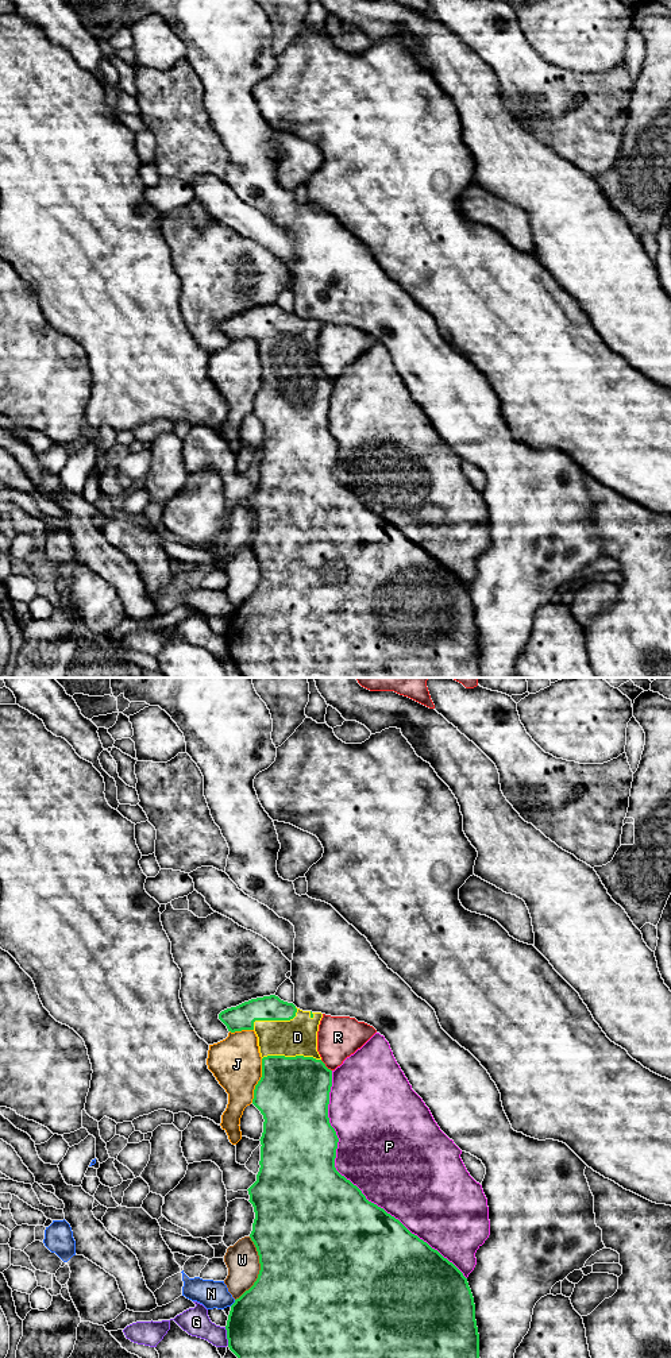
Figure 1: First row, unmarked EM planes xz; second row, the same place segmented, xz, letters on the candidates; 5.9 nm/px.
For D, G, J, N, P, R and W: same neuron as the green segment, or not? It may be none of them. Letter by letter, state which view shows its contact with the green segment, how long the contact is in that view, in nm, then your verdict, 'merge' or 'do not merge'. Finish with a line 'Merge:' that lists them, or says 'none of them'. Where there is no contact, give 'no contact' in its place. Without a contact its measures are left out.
D: contact in xz; length 360 nm; merge
G: contact in xz; length 110 nm; do not merge
J: contact in xz; length 280 nm; do not merge
N: contact in xz; length 50 nm; do not merge
P: contact in xz; length 1500 nm; do not merge
R: contact in xz; length 100 nm; do not merge
W: contact in xz; length 400 nm; do not merge
Merge: D

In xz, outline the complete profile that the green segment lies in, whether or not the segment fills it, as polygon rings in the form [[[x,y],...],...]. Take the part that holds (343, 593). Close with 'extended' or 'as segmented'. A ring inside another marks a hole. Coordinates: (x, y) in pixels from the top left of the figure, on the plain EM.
[[[275,304],[244,310],[219,323],[228,340],[254,339],[262,366],[262,386],[255,394],[252,413],[263,424],[261,445],[261,470],[257,490],[247,498],[255,528],[250,543],[261,579],[254,594],[231,614],[227,629],[230,659],[243,678],[485,678],[479,667],[479,643],[475,629],[475,613],[467,587],[437,559],[412,543],[398,528],[369,510],[362,499],[342,485],[335,477],[339,447],[329,432],[328,413],[332,396],[332,379],[325,375],[317,360],[317,340],[321,321],[302,320],[293,312]]] | extended

